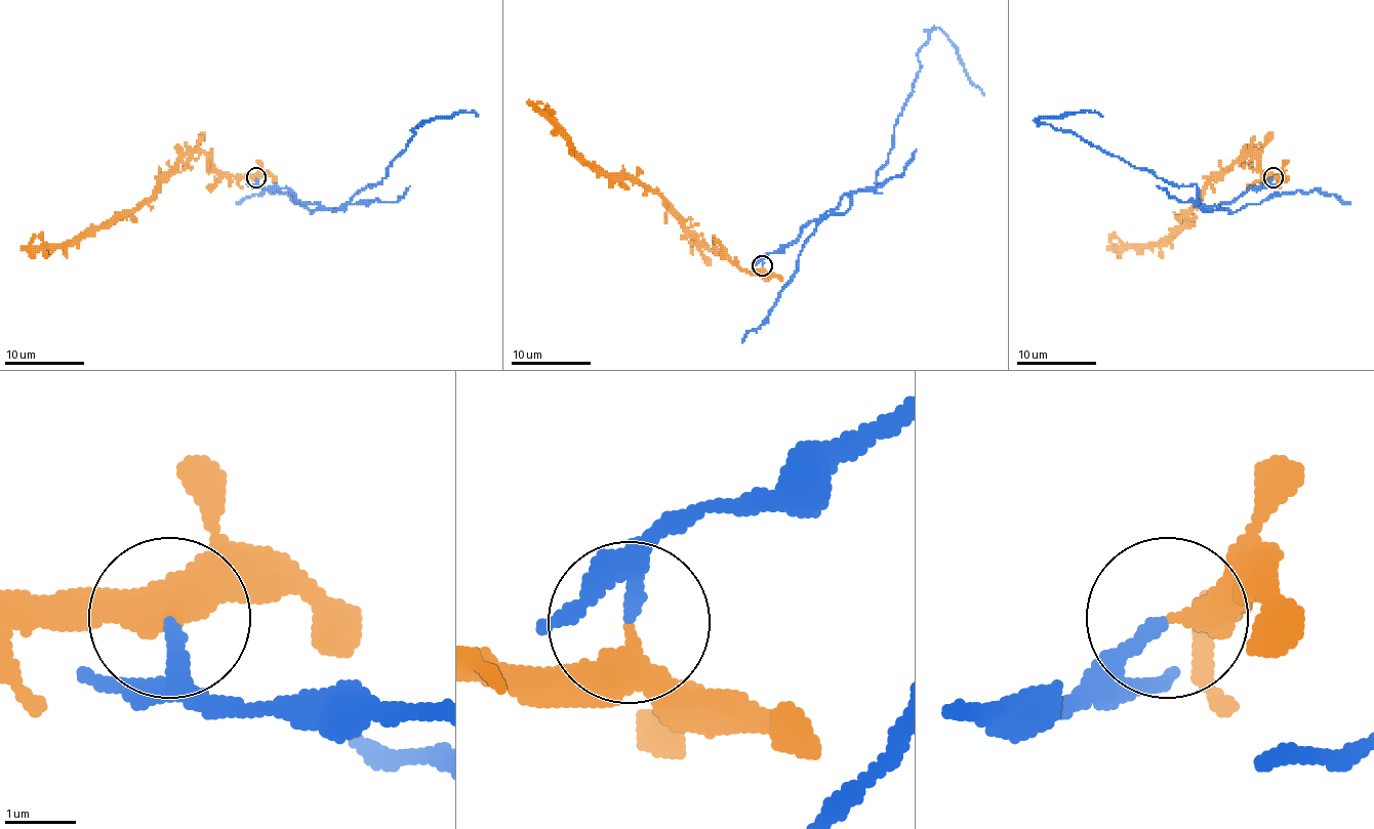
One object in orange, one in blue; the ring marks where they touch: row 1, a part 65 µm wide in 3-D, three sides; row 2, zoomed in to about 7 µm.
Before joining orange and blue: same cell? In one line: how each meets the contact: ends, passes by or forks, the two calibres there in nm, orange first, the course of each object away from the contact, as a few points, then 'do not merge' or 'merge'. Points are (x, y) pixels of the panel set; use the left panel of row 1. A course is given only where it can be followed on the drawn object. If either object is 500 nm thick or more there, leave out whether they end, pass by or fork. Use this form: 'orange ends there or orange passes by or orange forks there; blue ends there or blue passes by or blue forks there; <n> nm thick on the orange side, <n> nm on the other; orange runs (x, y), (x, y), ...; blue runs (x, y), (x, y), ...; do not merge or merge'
orange passes by; blue ends there; 320 nm thick on the orange side, 200 nm on the other; orange runs (256, 178), (225, 176), (202, 152), (189, 152), (130, 210), (90, 225), (67, 244), (23, 250); blue runs (256, 178), (260, 185), (286, 188), (334, 212), (381, 180), (412, 130), (463, 110), (478, 116); do not merge

